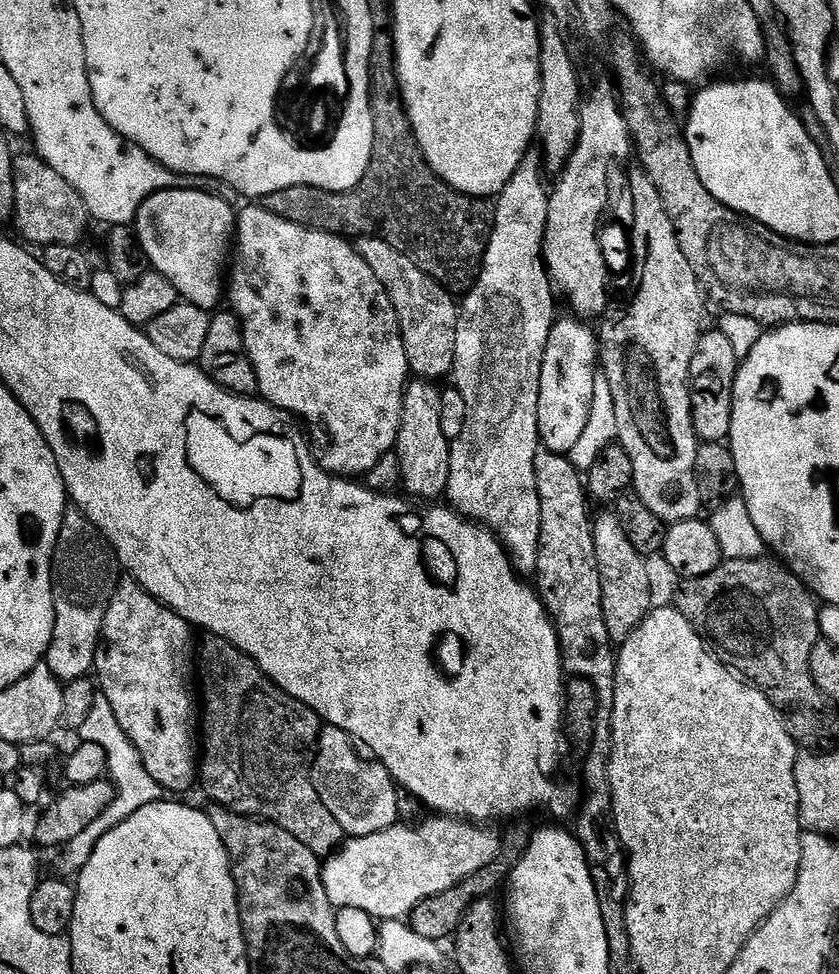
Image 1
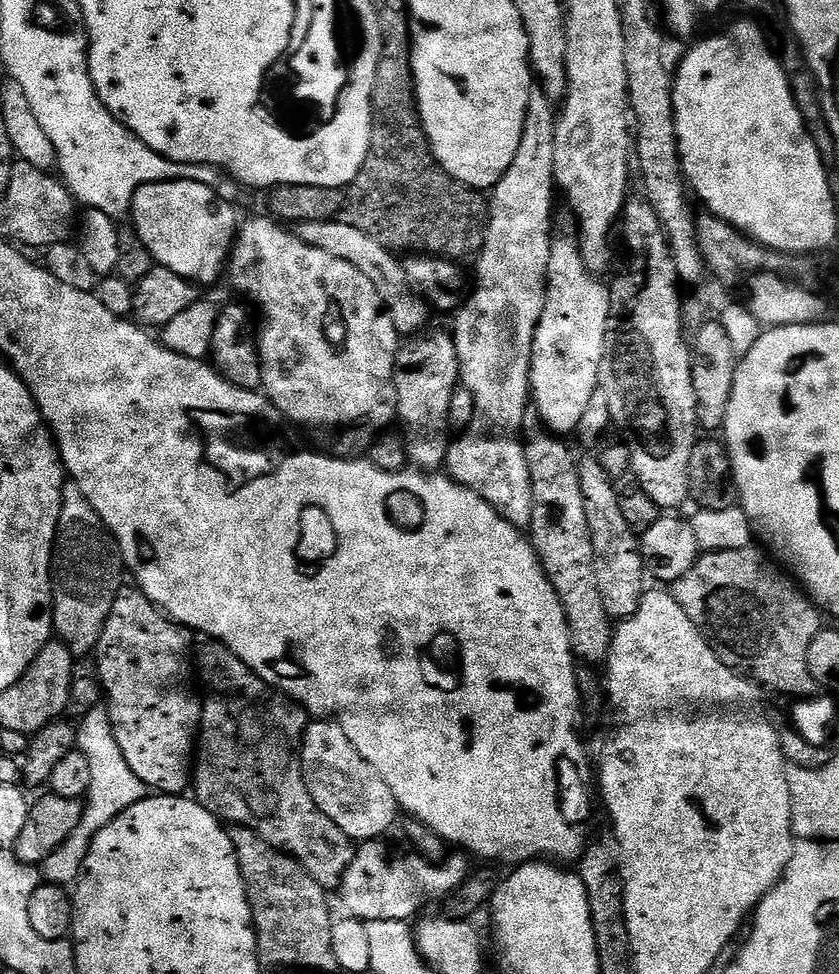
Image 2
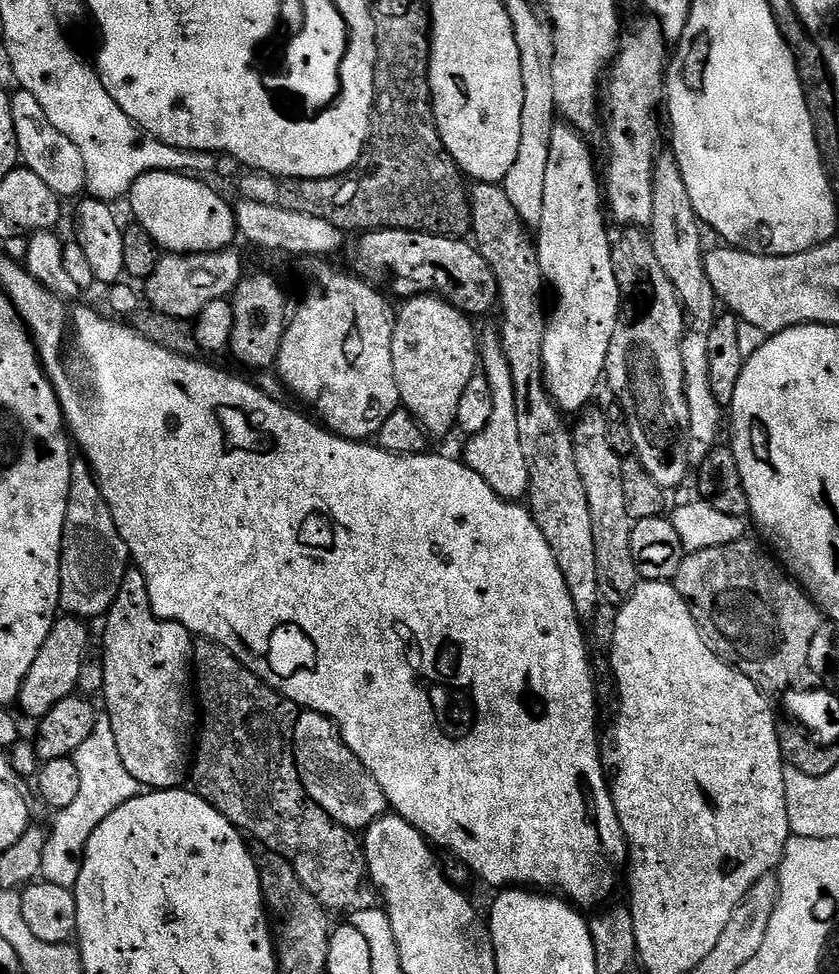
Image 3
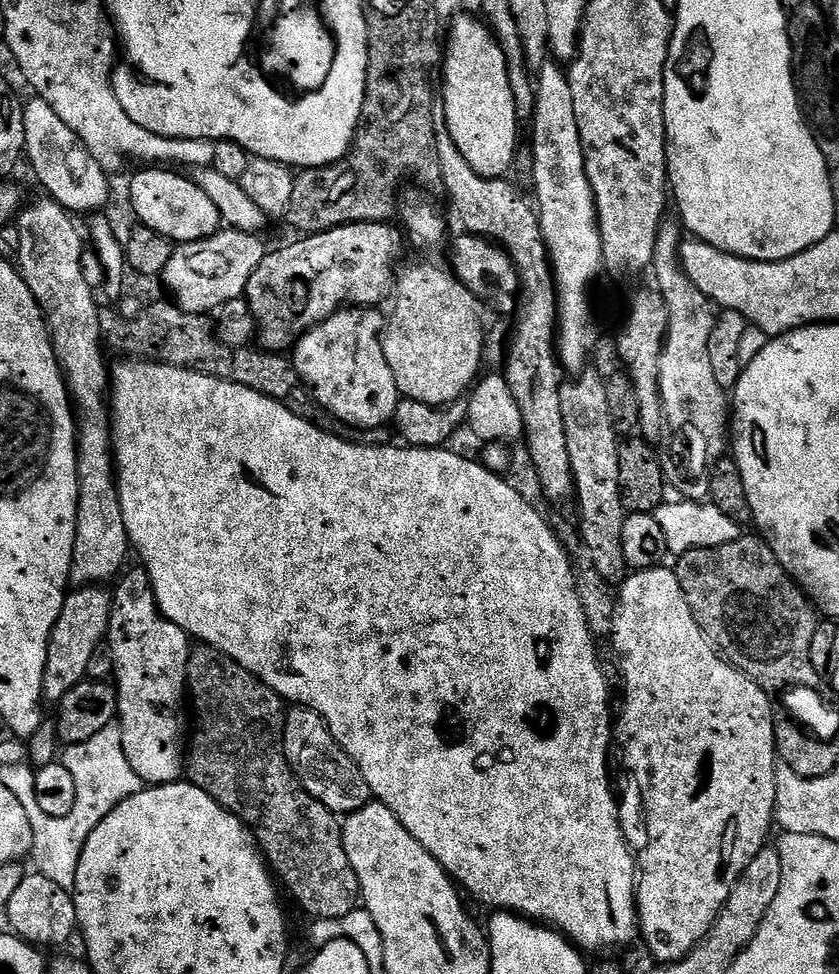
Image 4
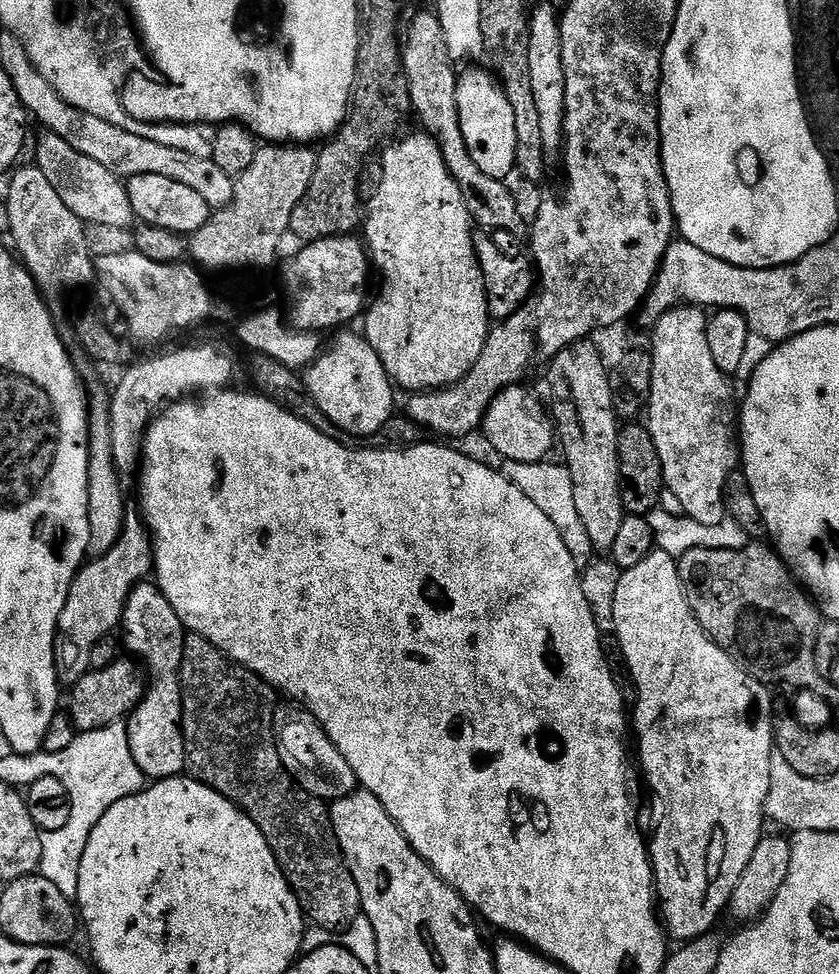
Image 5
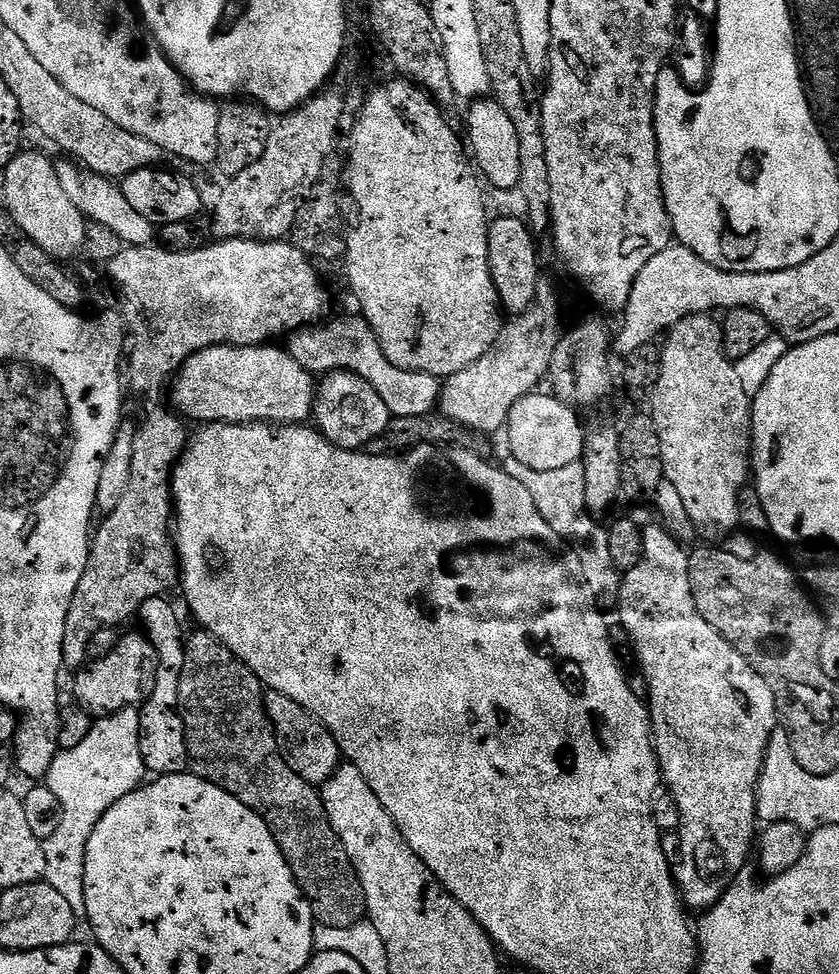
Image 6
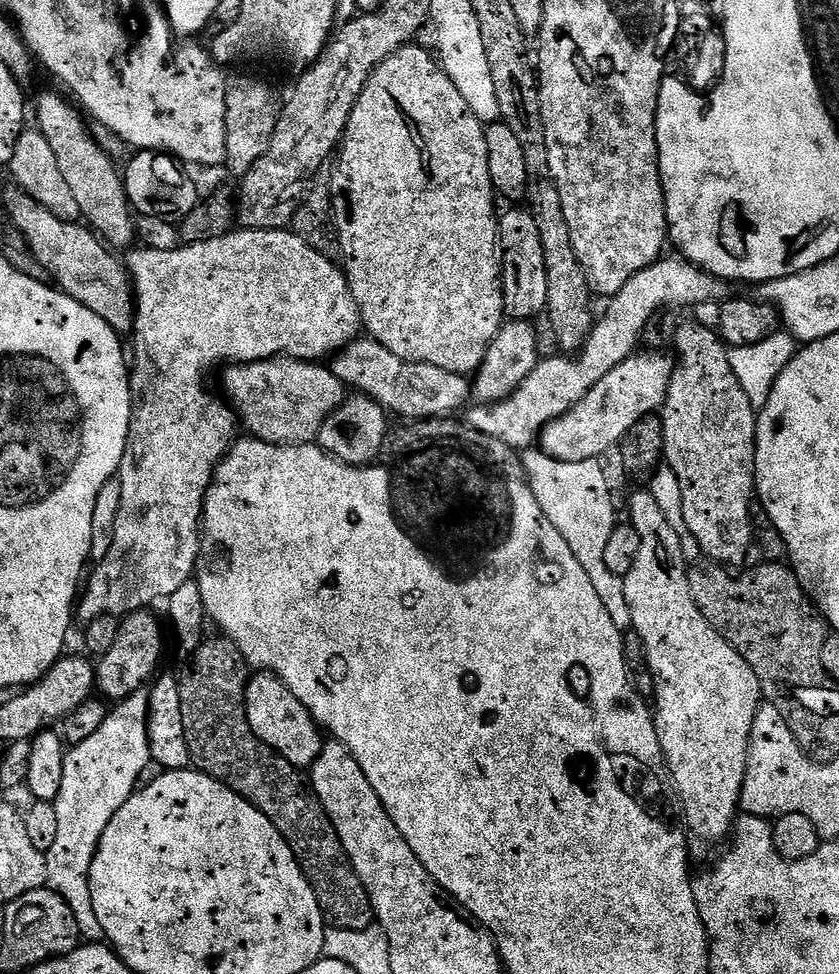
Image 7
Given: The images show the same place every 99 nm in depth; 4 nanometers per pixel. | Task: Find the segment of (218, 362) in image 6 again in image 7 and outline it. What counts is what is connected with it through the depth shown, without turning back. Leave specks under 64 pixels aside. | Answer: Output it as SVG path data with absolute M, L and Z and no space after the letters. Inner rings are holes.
M275 356L273 360L255 360L249 364L228 364L224 372L224 392L245 433L267 444L310 444L320 435L320 428L346 399L346 385L320 362L293 360L291 356Z

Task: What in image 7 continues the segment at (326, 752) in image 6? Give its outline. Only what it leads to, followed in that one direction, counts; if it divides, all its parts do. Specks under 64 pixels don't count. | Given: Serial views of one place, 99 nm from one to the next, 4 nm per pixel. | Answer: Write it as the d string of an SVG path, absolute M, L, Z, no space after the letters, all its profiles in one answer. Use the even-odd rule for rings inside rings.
M257 671L246 686L244 705L246 718L262 743L270 746L270 750L274 750L295 768L311 769L322 747L321 729L306 710L306 706L302 706L302 702L298 702L298 698L294 698L294 694L286 690L286 686L277 676L270 672Z

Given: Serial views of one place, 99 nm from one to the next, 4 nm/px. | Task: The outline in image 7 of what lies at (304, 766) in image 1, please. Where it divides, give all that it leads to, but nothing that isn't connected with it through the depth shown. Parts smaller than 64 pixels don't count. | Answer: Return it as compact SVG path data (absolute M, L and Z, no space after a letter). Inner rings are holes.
M219 638L220 640L205 639L203 642L195 645L192 661L184 668L184 673L179 673L180 697L182 698L182 730L186 734L186 746L190 750L190 758L192 759L191 767L197 772L205 772L210 778L214 778L218 782L222 782L230 790L234 790L242 798L246 798L246 802L250 802L258 810L262 810L262 814L266 814L266 818L270 818L270 822L274 822L274 826L278 830L278 834L282 834L282 838L290 846L290 850L294 854L294 858L298 862L298 866L302 870L302 874L306 874L306 878L310 882L310 886L314 890L314 894L320 903L320 909L324 915L325 925L341 928L342 930L362 930L363 928L373 927L374 913L372 903L368 897L366 886L362 886L362 882L358 878L358 874L352 869L350 858L346 854L346 850L342 846L342 842L338 838L338 834L334 830L334 826L330 822L330 818L326 814L326 810L322 806L322 802L316 797L316 793L306 787L306 776L301 769L295 768L293 764L288 764L274 750L270 750L270 746L266 746L254 734L254 730L250 726L250 722L246 718L246 706L244 705L244 694L246 686L250 679L250 665L244 661L244 655L238 650L238 646L232 640L227 638Z

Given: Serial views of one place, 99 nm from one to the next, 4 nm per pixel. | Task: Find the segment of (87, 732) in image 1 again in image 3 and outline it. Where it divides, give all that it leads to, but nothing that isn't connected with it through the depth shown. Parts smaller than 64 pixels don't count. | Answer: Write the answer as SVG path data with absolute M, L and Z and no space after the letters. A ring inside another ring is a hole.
M106 718L97 719L94 734L90 734L90 738L86 738L86 742L78 746L74 759L78 766L78 775L82 778L82 787L78 790L78 798L74 798L70 806L55 813L56 821L47 833L40 870L40 876L47 883L71 889L75 889L78 882L90 834L94 834L98 825L107 816L114 814L118 806L130 802L142 792L142 786L134 778L134 774L130 774L130 770L122 766L118 742L114 742L114 730Z

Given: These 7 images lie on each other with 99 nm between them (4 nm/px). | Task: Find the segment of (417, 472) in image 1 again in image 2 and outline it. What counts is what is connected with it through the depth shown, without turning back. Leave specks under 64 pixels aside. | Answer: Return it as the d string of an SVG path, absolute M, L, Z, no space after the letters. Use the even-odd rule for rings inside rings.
M445 332L417 335L396 354L396 414L404 423L402 435L409 461L420 470L440 470L445 467L450 443L450 398L460 384L460 363L456 343Z

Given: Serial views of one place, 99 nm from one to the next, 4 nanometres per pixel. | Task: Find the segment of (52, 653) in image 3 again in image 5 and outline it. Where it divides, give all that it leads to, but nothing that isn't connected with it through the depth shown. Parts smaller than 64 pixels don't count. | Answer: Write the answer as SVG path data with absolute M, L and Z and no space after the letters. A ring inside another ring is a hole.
M125 515L118 542L106 554L89 559L76 573L66 606L62 606L54 646L56 678L61 685L76 684L90 671L90 654L94 646L120 628L120 619L124 616L124 607L134 586L145 583L153 572L152 537L148 525L139 515Z

